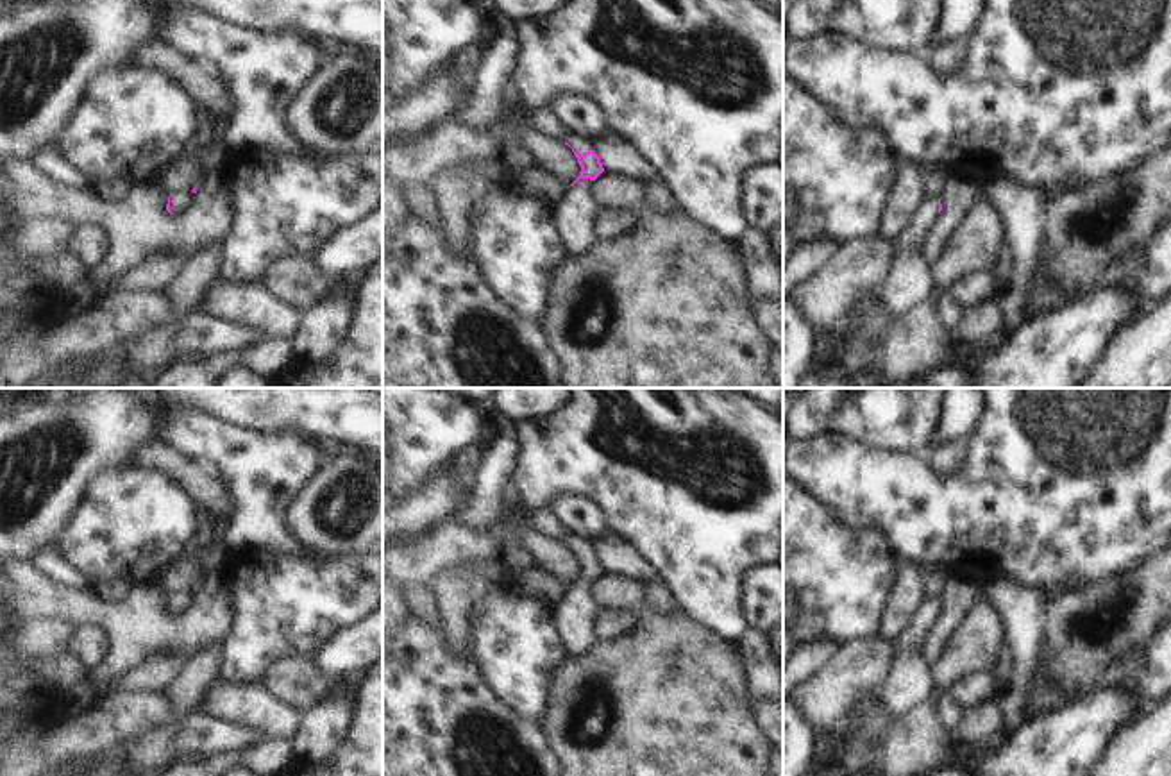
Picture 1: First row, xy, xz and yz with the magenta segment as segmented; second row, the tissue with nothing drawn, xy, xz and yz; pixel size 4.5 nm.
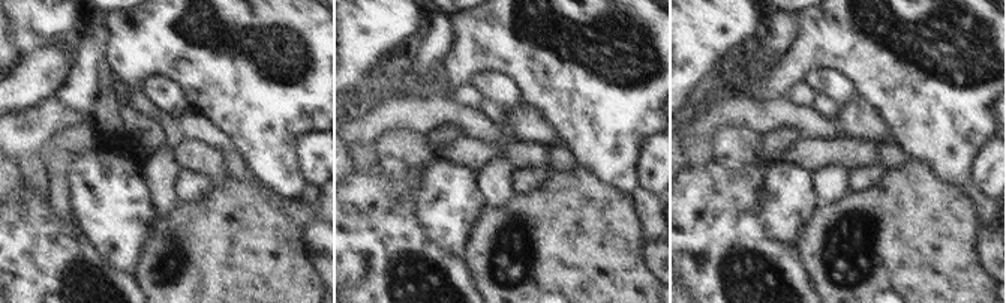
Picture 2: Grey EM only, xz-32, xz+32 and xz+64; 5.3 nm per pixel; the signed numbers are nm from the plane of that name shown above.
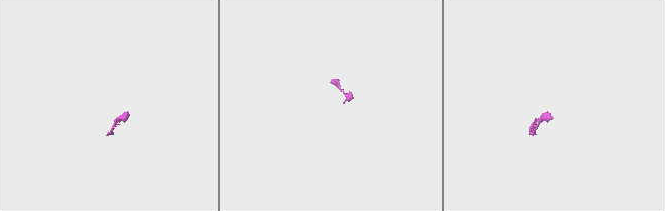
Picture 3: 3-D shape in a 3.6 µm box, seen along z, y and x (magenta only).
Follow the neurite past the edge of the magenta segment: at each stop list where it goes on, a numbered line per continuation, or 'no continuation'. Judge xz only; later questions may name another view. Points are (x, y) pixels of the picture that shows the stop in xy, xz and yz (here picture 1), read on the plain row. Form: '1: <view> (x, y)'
1: xz (576, 540)
2: xz (578, 614)

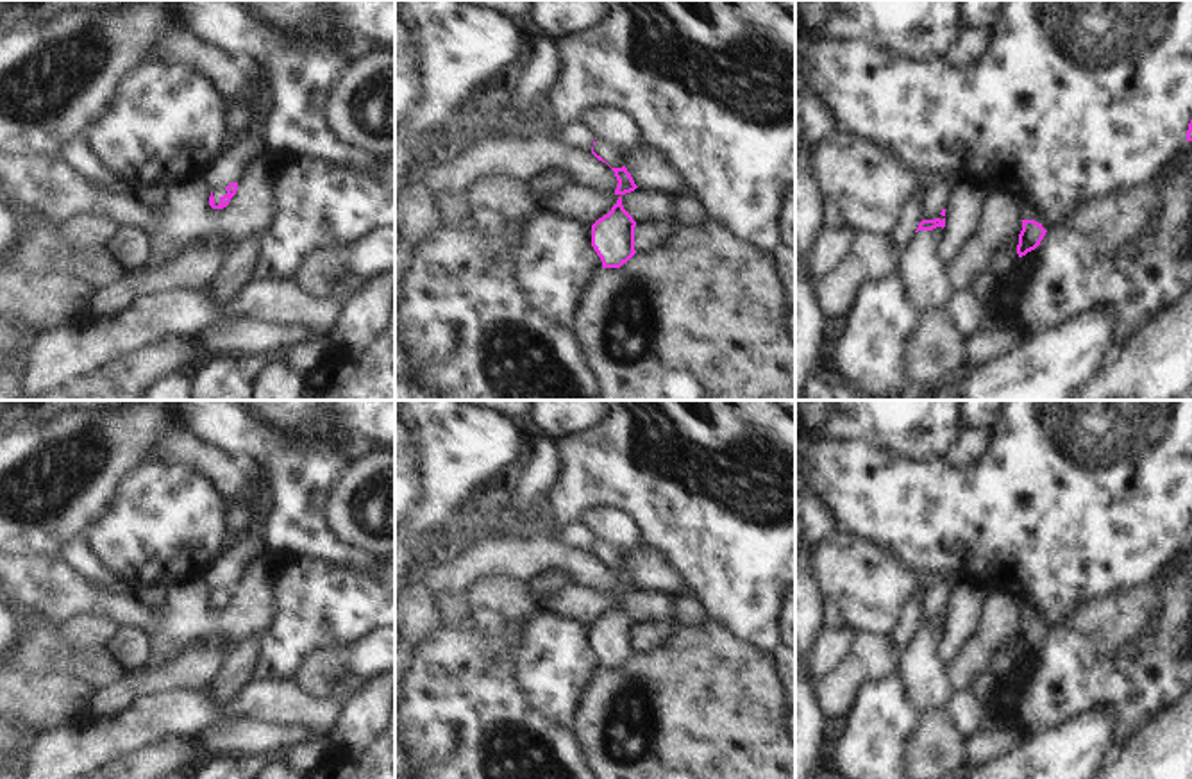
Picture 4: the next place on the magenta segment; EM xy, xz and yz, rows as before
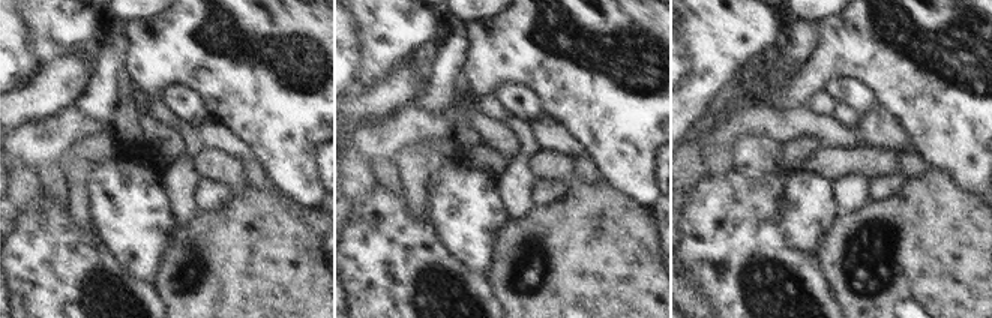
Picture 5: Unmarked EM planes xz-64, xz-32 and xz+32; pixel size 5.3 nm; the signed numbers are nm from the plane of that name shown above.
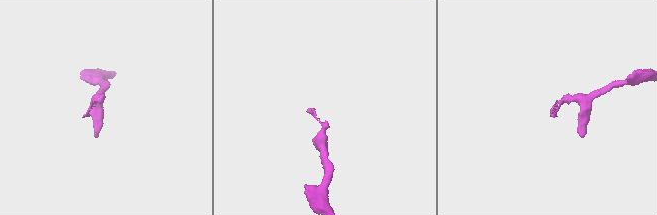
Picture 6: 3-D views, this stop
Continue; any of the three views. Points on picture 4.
1: xz (615, 556)

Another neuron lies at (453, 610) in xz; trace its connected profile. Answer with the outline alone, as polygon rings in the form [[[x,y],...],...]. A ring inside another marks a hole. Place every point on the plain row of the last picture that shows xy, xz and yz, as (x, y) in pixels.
[[[440,593],[434,595],[434,606],[445,627],[466,629],[470,624],[470,609],[466,595],[463,593]]]

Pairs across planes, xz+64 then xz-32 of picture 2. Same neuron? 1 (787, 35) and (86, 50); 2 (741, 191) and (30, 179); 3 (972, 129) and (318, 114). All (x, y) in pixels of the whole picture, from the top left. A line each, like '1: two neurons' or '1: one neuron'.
1: one neuron
2: two neurons
3: one neuron

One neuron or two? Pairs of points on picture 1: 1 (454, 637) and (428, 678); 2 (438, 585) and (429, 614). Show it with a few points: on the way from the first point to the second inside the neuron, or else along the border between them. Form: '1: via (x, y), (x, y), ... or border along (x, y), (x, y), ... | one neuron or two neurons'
1: border along (440, 626), (447, 644), (463, 657) | two neurons
2: border along (426, 585), (433, 592), (437, 615), (442, 624) | two neurons

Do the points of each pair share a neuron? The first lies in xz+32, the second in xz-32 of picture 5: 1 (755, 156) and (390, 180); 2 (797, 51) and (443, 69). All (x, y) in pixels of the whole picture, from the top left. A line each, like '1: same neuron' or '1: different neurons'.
1: different neurons
2: same neuron

